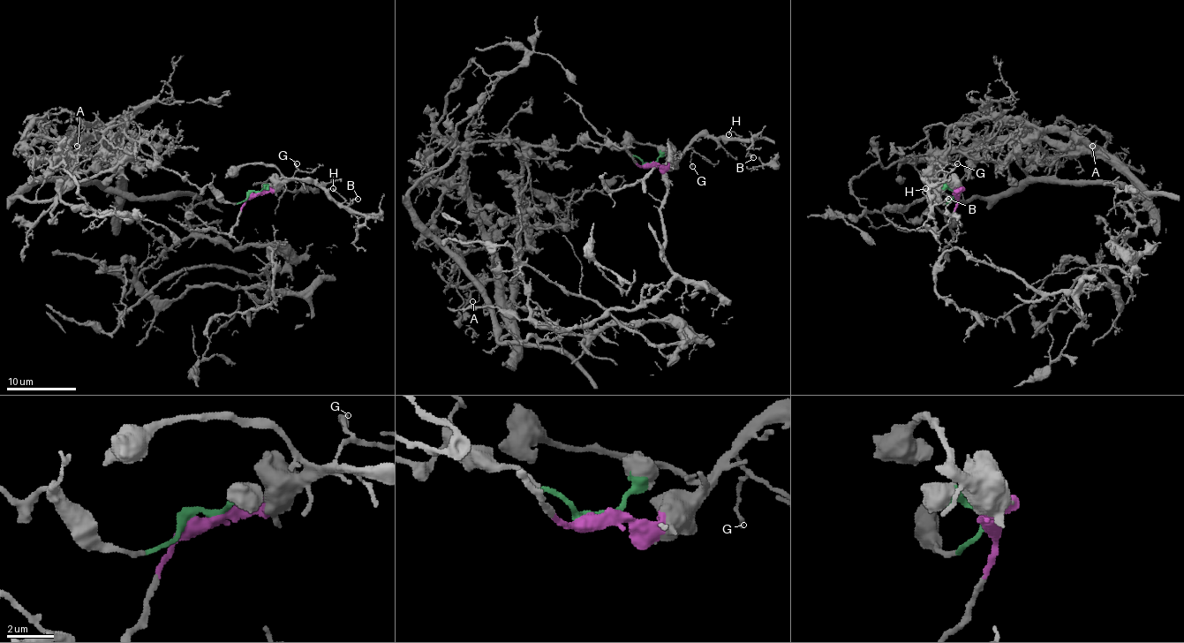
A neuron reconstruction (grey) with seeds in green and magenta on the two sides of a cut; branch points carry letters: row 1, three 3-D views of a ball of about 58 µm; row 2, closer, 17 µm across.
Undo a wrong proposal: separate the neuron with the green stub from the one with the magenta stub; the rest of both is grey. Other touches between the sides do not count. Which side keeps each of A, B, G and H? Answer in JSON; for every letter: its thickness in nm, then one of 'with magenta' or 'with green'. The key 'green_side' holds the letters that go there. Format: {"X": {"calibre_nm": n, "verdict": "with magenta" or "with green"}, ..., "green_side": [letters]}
{"A": {"calibre_nm": 130, "verdict": "with green"}, "B": {"calibre_nm": 140, "verdict": "with magenta"}, "G": {"calibre_nm": 140, "verdict": "with magenta"}, "H": {"calibre_nm": 150, "verdict": "with magenta"}, "green_side": ["A"]}

